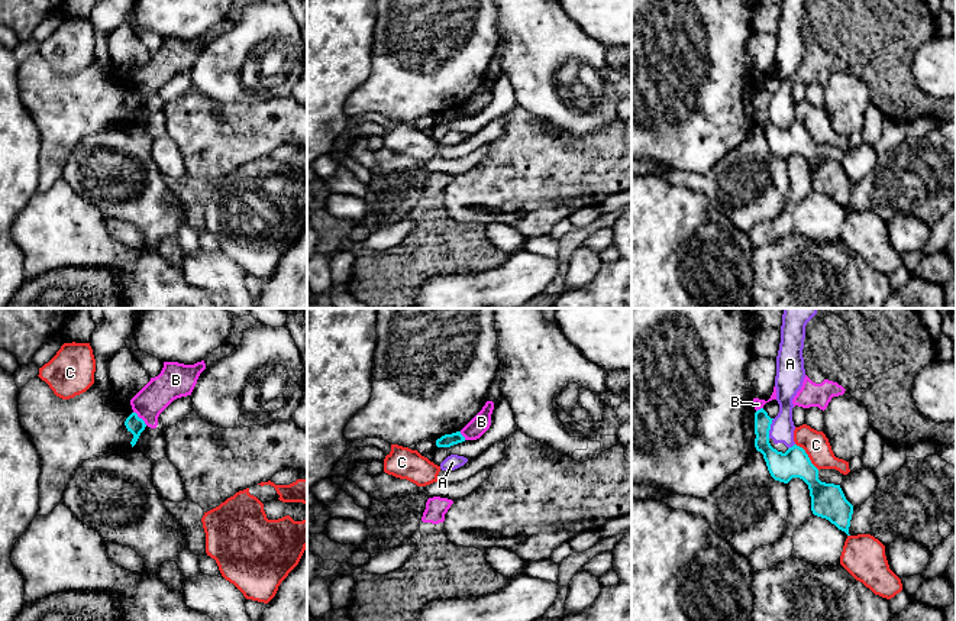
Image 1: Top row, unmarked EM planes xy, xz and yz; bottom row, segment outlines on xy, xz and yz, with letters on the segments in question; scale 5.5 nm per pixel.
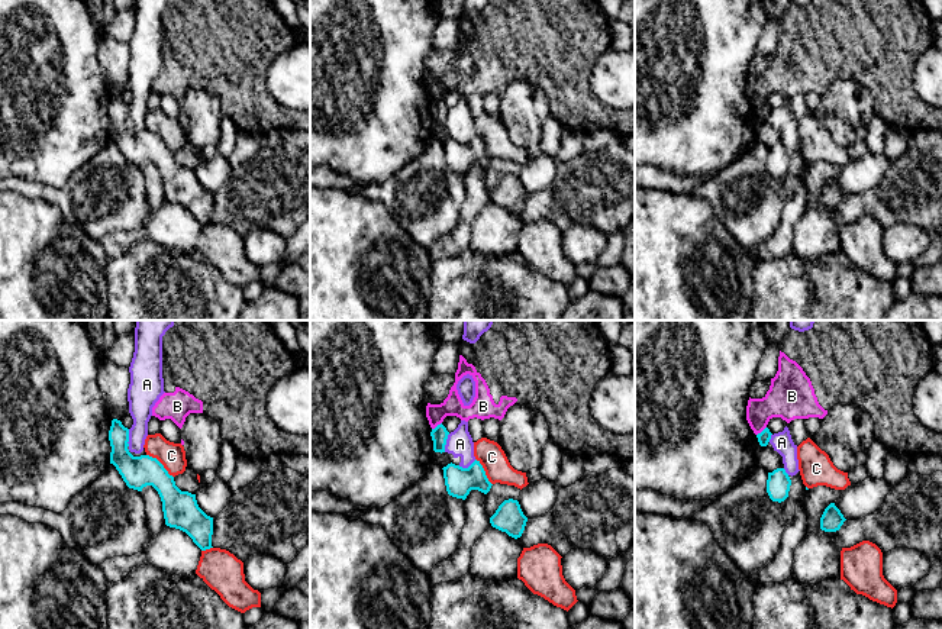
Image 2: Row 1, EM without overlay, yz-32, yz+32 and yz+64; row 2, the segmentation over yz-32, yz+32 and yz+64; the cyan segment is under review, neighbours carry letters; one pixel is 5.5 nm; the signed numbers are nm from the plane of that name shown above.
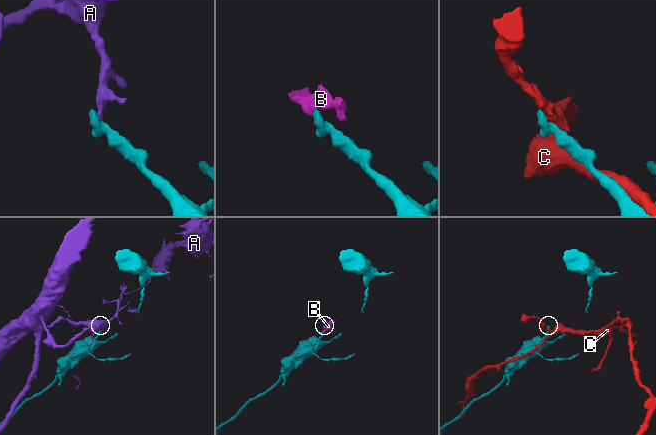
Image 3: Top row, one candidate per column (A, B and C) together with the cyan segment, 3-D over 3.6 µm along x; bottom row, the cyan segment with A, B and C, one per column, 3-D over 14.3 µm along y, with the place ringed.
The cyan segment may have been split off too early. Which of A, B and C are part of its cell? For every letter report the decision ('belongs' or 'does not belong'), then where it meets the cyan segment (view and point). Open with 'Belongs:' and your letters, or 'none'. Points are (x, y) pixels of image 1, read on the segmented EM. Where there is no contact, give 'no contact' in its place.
Belongs: none
A: does not belong; contact yz (769, 429)
B: does not belong; contact xy (141, 419)
C: does not belong; contact yz (807, 456)

